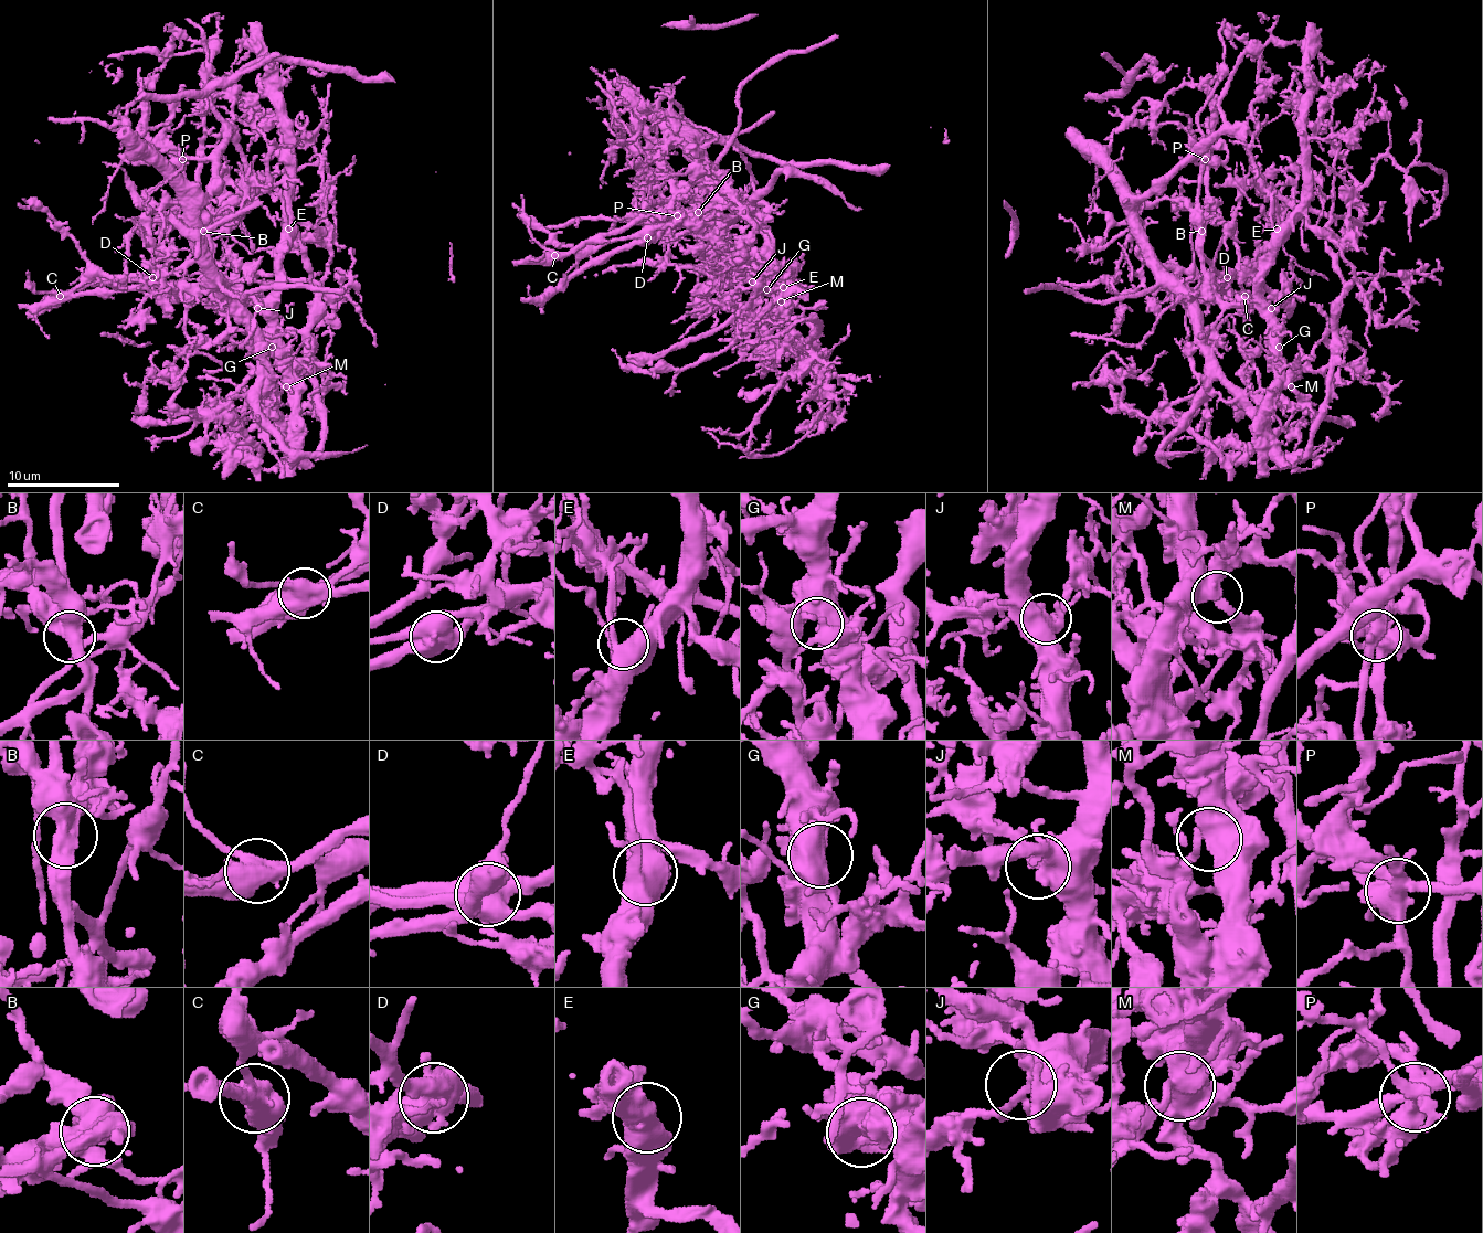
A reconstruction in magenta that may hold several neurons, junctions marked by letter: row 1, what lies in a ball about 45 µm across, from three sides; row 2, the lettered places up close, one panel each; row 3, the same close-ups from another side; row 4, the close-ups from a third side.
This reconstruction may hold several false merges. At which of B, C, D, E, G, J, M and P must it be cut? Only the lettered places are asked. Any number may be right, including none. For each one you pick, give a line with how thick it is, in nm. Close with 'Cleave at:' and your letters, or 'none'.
B: calibre 550 nm
C: calibre 600 nm
D: calibre 650 nm
P: calibre 500 nm
Cleave at: B, C, D, P

